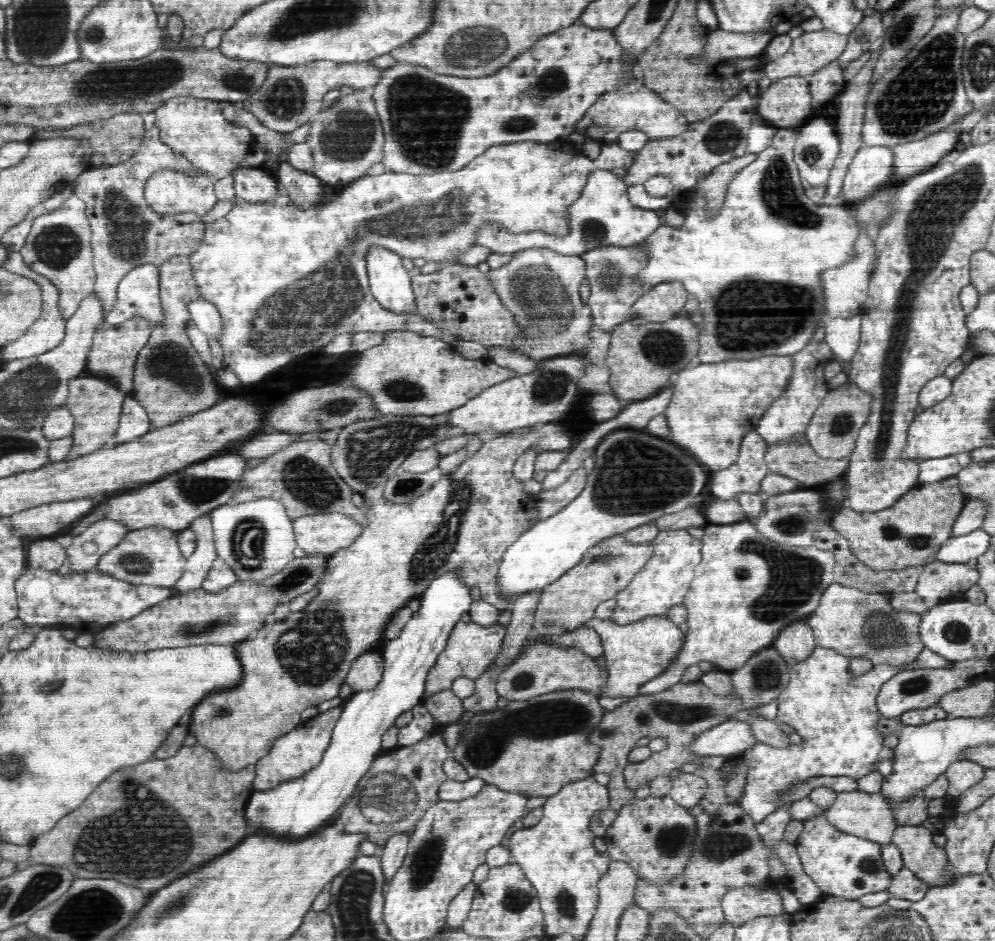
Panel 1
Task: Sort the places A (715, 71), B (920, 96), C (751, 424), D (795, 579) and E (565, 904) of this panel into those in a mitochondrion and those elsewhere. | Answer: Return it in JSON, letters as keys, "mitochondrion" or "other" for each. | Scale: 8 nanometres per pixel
{"A":"other","B":"mitochondrion","C":"other","D":"mitochondrion","E":"mitochondrion"}

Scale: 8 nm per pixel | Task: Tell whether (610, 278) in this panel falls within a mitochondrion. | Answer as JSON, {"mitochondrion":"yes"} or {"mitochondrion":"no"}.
{"mitochondrion":"yes"}

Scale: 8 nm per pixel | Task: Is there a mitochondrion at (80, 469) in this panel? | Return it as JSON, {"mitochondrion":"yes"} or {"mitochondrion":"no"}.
{"mitochondrion":"no"}

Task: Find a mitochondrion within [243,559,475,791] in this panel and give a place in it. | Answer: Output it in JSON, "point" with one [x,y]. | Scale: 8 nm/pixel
{"point":[311,651]}

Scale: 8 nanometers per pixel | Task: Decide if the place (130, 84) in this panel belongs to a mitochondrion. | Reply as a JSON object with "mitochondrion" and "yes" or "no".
{"mitochondrion":"yes"}

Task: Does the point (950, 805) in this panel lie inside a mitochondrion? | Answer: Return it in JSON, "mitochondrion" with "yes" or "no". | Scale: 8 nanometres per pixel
{"mitochondrion":"no"}

